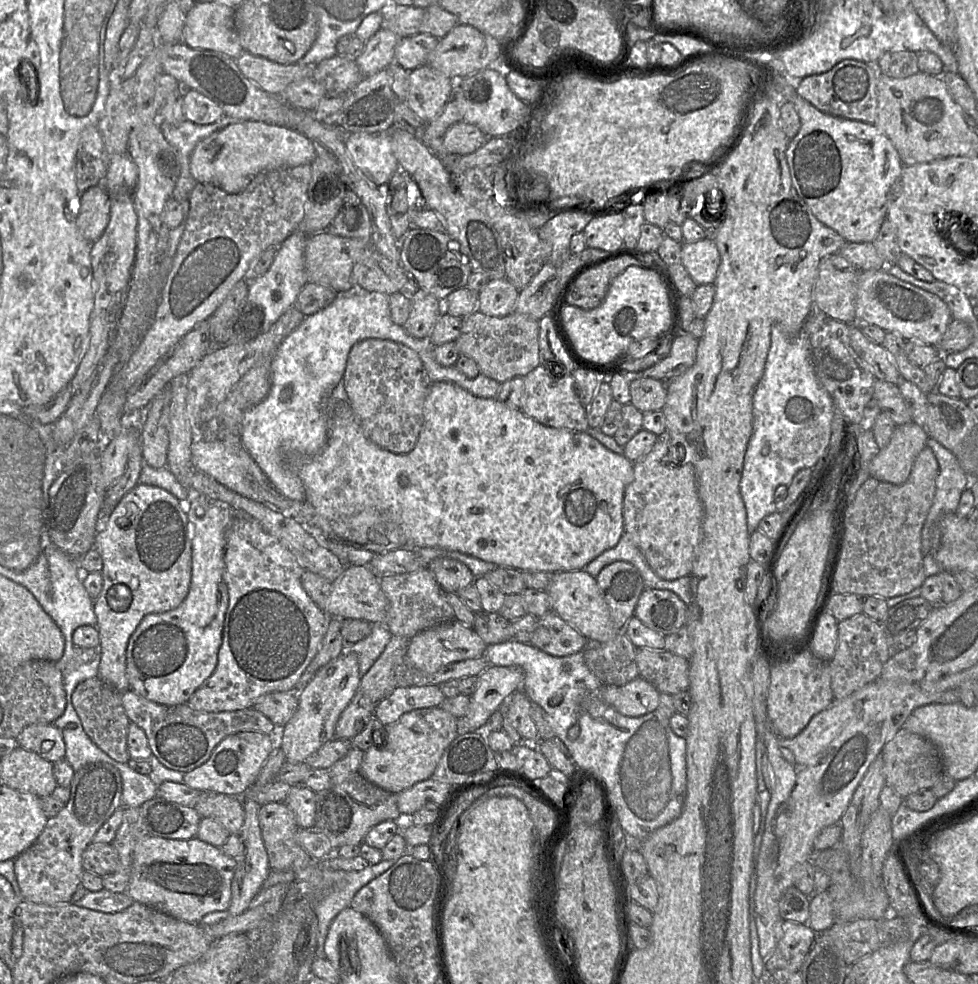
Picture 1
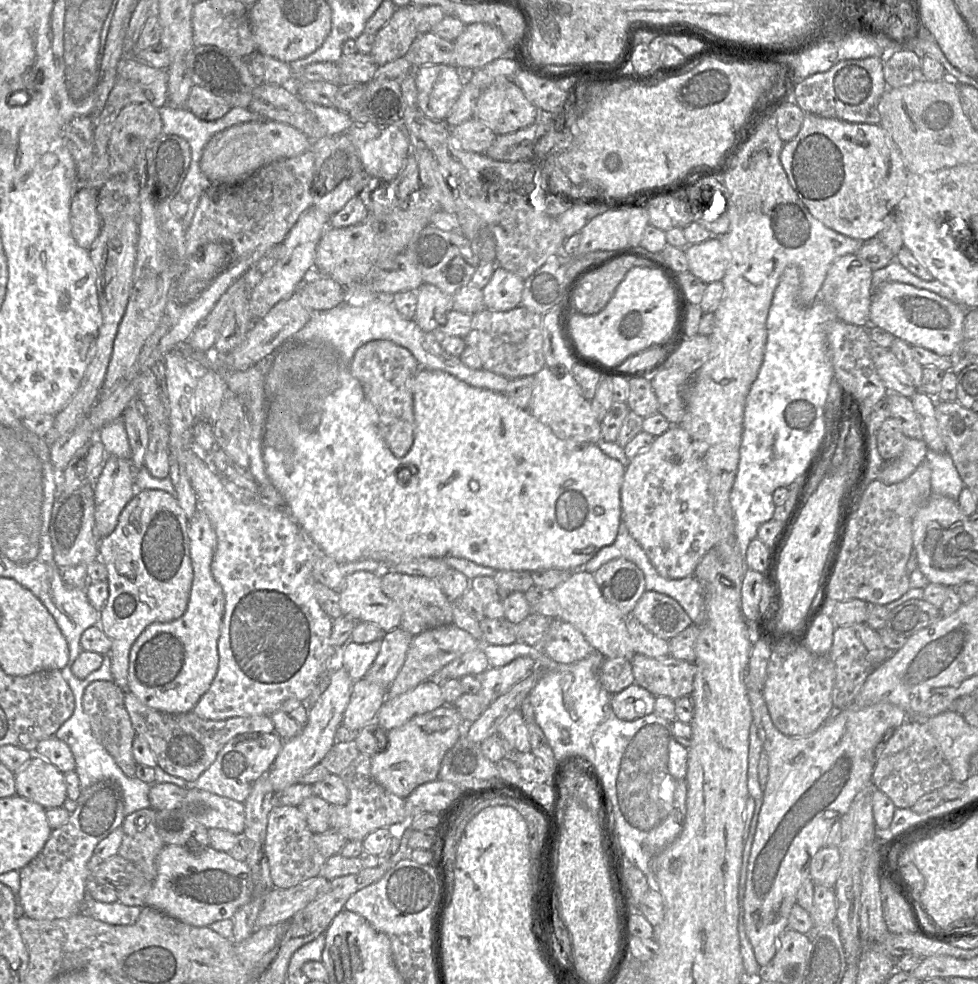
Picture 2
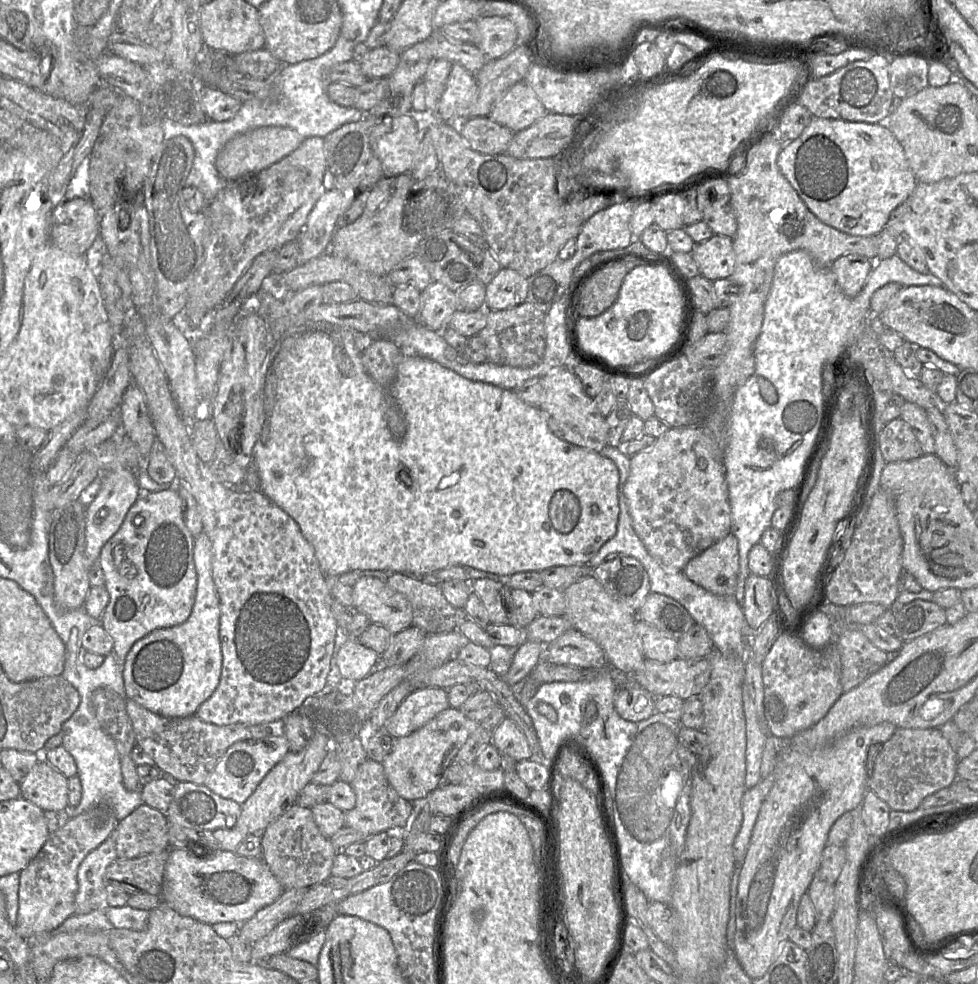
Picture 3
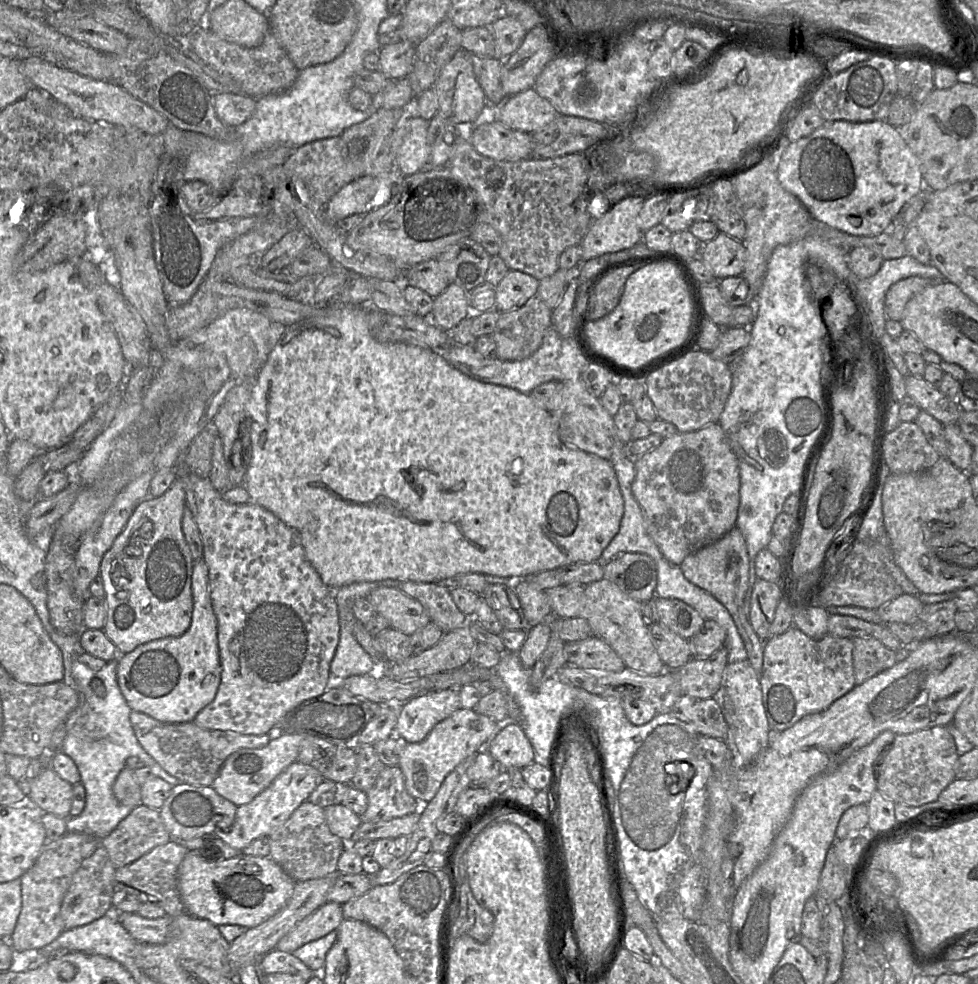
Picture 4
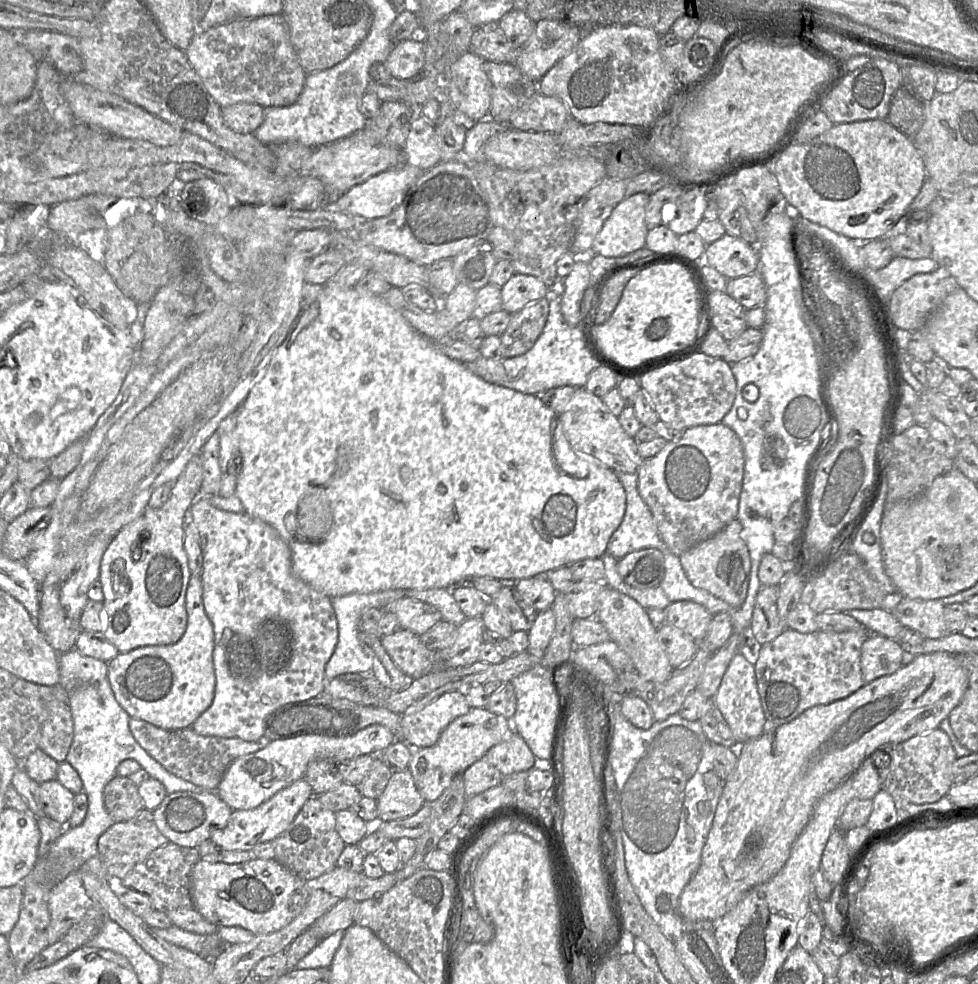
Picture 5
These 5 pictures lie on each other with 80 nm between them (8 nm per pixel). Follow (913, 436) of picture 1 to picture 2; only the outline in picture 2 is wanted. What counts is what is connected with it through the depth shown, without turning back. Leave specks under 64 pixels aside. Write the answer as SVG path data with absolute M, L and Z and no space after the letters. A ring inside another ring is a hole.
M908 438L903 452L897 458L884 461L878 479L887 485L907 479L926 460L927 450L924 440Z

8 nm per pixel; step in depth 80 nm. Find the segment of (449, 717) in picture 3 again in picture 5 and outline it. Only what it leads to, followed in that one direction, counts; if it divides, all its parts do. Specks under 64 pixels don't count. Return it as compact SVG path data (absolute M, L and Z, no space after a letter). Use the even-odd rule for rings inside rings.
M471 707L466 714L448 724L433 746L413 749L408 769L424 801L436 800L455 775L463 773L469 766L484 757L491 747L504 740L512 730L511 720L490 712L485 707Z

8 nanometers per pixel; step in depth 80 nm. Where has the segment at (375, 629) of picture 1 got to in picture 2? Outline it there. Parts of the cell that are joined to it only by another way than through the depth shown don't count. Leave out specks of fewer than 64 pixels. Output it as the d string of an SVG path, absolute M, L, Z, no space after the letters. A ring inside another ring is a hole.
M382 639L359 644L350 640L342 648L338 664L343 666L353 681L362 679L376 659Z

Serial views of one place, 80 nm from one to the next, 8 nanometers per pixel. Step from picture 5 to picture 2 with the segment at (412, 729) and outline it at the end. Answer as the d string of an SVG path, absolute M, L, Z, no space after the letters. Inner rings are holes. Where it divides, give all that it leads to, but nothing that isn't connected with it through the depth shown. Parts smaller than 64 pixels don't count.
M425 680L395 698L385 699L375 721L387 732L402 726L415 715L432 711L444 704L440 684Z

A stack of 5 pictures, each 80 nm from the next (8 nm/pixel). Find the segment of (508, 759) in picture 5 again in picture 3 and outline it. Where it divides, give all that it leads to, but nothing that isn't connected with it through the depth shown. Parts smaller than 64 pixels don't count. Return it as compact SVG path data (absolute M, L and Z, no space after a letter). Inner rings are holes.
M504 717L493 731L491 743L500 754L506 754L516 761L532 757L527 738L518 725Z

